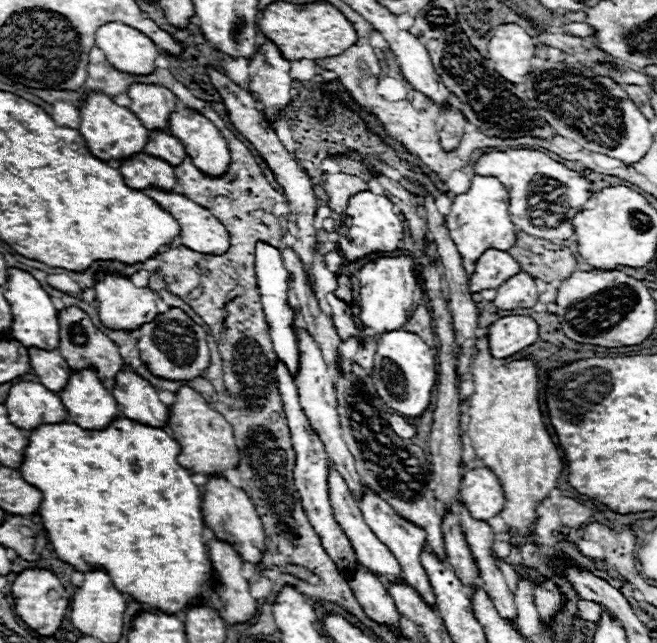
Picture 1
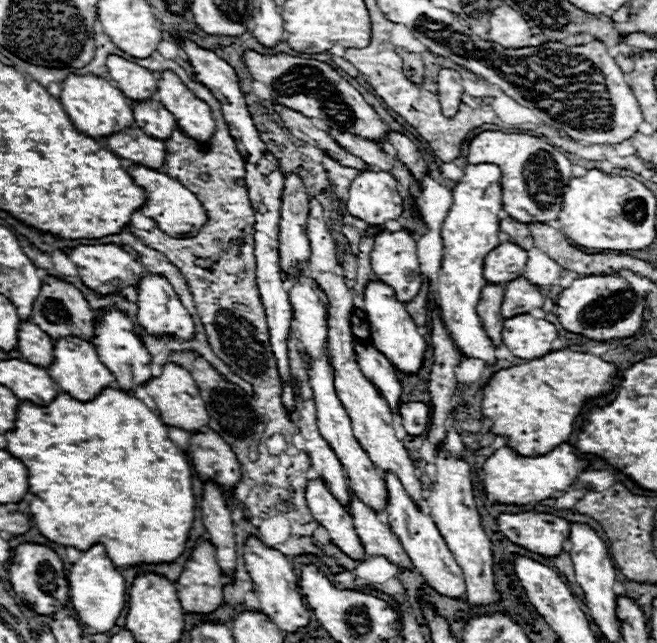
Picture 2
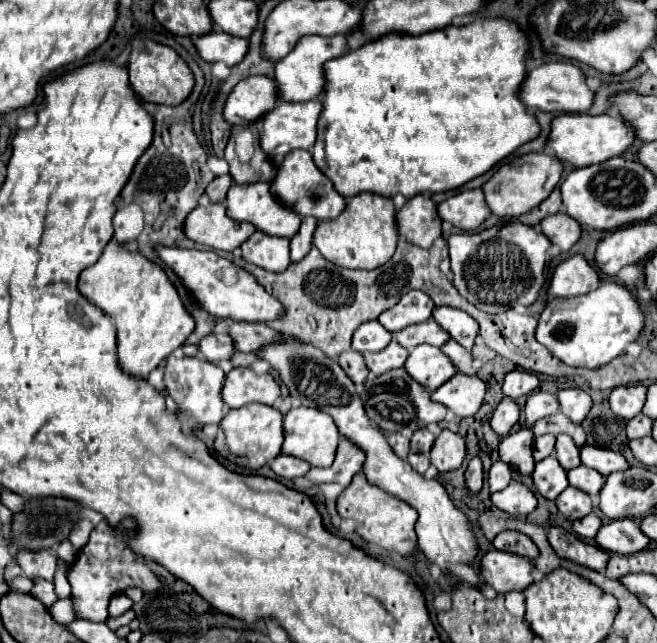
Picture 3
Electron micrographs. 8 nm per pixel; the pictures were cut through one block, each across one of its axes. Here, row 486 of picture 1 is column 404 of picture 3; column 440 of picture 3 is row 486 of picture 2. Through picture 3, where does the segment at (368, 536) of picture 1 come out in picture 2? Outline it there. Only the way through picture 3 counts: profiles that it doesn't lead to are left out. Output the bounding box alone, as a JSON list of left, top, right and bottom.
[306,436,348,508]

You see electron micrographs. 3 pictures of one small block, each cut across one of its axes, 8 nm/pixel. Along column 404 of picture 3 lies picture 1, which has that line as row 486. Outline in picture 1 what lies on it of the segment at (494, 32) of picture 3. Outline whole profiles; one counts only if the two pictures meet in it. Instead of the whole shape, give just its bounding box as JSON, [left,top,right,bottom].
[20,416,212,612]

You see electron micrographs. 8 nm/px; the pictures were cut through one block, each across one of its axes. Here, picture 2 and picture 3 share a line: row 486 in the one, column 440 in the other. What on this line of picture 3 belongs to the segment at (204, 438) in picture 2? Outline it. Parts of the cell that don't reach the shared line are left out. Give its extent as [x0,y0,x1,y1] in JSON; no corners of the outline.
[396,196,442,248]

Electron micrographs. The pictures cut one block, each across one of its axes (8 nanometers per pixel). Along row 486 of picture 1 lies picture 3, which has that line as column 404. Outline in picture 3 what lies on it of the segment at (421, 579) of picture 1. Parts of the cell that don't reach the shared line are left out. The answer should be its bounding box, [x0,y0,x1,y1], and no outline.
[404,344,456,392]

